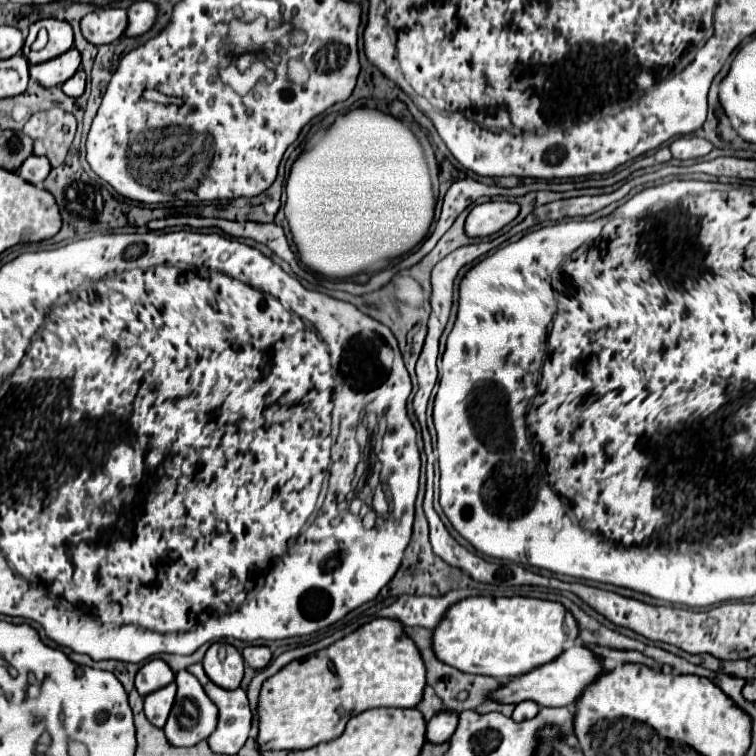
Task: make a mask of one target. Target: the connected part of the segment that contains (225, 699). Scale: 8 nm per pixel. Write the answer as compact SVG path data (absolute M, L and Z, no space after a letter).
M201 663L191 665L187 671L199 679L207 697L219 707L219 725L215 733L207 739L211 751L223 753L223 755L237 755L237 751L245 745L249 737L251 719L253 719L247 693L241 687L233 691L217 687L205 675Z

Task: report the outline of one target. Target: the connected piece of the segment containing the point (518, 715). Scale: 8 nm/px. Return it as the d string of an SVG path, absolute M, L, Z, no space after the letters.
M521 701L515 711L513 711L513 719L515 721L525 721L525 719L533 719L539 711L539 705L535 701Z

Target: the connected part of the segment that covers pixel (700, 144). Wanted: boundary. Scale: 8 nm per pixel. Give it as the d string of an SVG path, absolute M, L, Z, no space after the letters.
M681 137L669 145L675 159L699 159L705 157L713 145L701 137Z

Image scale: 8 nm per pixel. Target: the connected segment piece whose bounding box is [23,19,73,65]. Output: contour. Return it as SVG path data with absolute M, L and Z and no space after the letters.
M41 19L39 27L45 27L49 33L49 43L45 45L45 49L41 51L33 51L29 47L29 43L25 43L23 53L27 57L27 61L31 65L35 63L43 63L49 61L53 57L63 55L65 51L69 51L73 47L73 29L67 21L59 21L59 19Z

